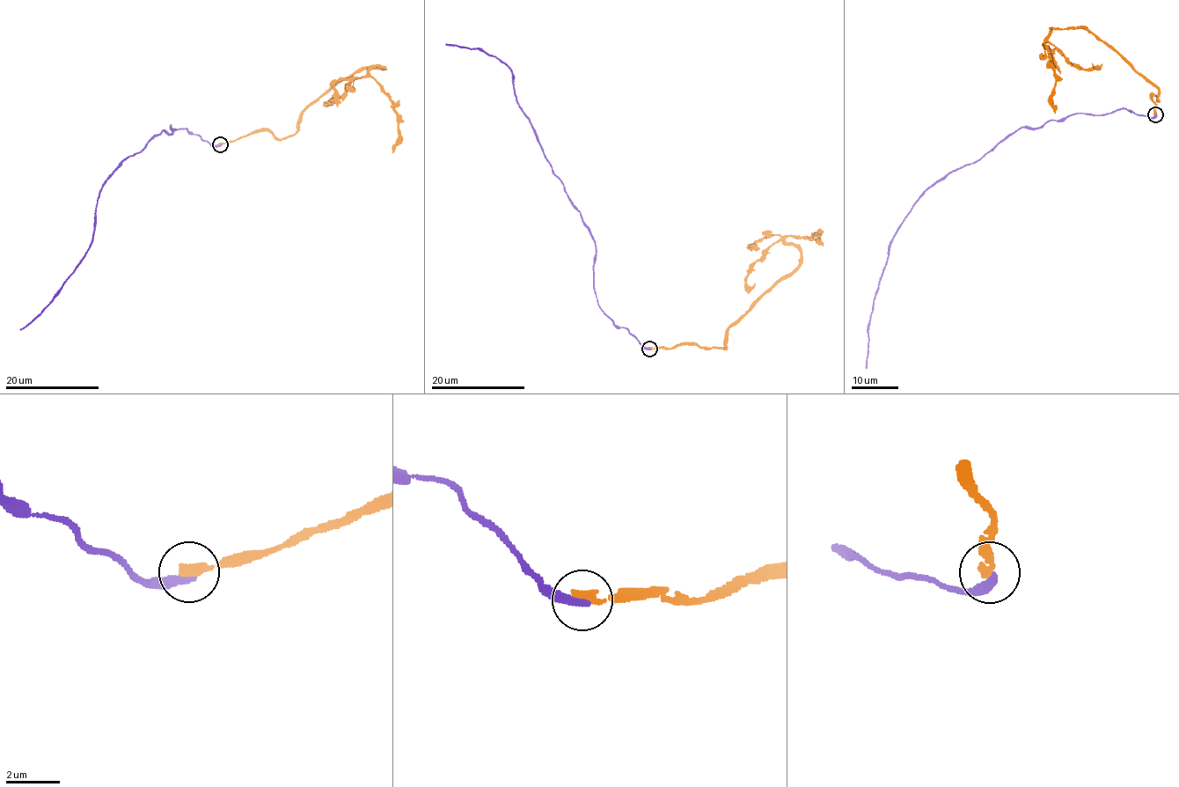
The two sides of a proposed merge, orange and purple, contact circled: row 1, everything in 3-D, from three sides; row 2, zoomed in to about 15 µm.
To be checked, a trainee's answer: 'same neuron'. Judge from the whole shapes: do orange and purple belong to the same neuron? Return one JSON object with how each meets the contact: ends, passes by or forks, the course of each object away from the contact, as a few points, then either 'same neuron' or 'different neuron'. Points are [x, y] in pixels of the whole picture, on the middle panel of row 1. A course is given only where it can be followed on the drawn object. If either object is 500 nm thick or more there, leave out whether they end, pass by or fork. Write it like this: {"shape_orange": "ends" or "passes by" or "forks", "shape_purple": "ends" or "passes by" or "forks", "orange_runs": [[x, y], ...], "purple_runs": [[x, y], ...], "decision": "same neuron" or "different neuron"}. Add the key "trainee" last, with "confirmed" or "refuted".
{"shape_orange": "ends", "shape_purple": "ends", "orange_runs": [[649, 349], [723, 349], [725, 333], [798, 265], [800, 251], [784, 239], [815, 234]], "purple_runs": [[649, 349], [599, 306], [589, 228], [518, 105], [512, 72], [476, 47], [446, 43]], "decision": "different neuron", "trainee": "refuted"}

